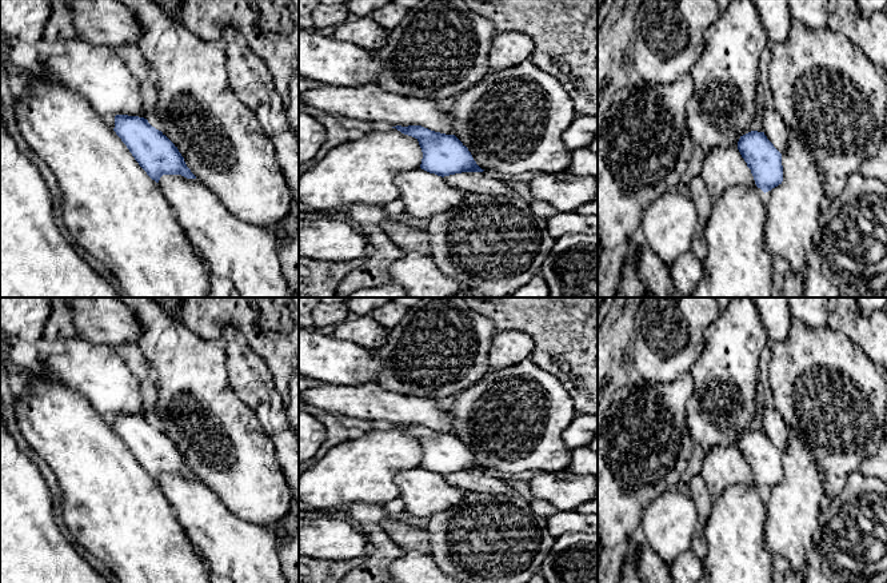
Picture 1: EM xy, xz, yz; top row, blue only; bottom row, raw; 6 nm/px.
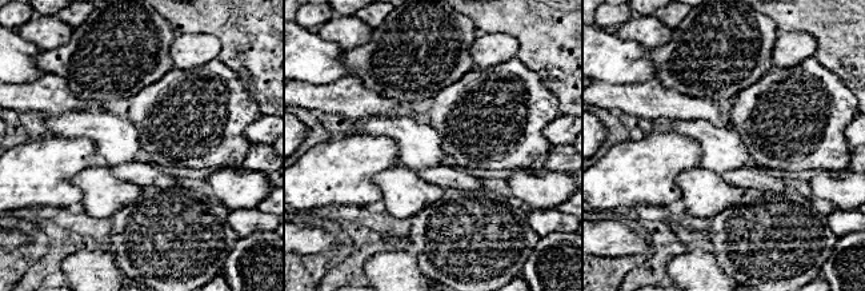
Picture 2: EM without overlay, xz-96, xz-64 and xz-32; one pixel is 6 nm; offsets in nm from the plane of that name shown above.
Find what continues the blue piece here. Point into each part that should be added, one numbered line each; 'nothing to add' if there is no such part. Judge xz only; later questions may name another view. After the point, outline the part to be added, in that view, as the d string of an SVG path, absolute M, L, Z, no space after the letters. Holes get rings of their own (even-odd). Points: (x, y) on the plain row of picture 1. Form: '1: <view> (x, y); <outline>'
1: xz (468, 480); M462 471L443 476L447 483L462 488L463 491L476 491L483 494L508 494L512 490L510 486L496 478L487 476L483 471Z

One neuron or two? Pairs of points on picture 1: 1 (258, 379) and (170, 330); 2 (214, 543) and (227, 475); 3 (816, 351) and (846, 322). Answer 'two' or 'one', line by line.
1: two
2: two
3: two

